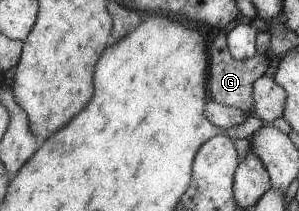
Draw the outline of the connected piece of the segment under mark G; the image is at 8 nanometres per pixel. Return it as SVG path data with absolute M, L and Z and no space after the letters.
M227 30L217 32L217 36L211 40L210 50L210 78L209 88L212 101L218 104L241 110L243 113L251 112L254 107L252 96L253 84L262 78L269 68L269 58L263 54L255 54L251 59L236 60L230 54L227 47Z

